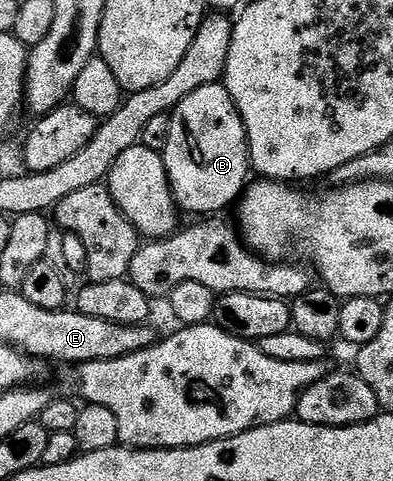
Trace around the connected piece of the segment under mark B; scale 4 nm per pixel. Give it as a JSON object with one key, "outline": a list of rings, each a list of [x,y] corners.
{"outline":[[[220,82],[201,86],[201,90],[193,90],[193,94],[186,96],[170,113],[170,118],[169,142],[161,155],[176,204],[184,213],[192,212],[195,218],[210,217],[207,216],[210,212],[223,212],[230,204],[232,207],[249,183],[247,172],[252,171],[252,166],[247,131],[227,85]]]}

